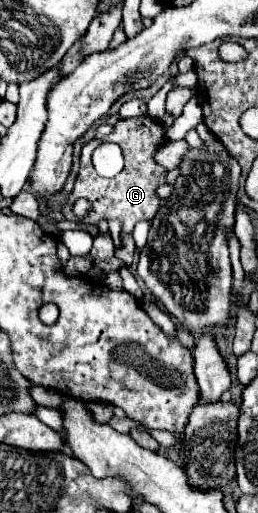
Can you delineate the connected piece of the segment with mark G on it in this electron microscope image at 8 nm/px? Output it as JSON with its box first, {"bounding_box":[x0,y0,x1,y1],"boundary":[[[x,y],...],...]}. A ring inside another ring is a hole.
{"bounding_box":[62,117,168,233],"boundary":[[[132,117],[132,119],[120,119],[112,133],[104,137],[104,141],[112,141],[118,143],[124,151],[124,169],[120,175],[116,175],[114,179],[104,179],[96,173],[94,165],[92,165],[92,151],[100,145],[98,139],[92,139],[88,143],[84,143],[82,151],[80,151],[80,167],[78,167],[78,175],[76,175],[76,183],[72,193],[66,197],[64,205],[62,205],[62,215],[68,221],[76,221],[76,223],[88,223],[88,225],[98,225],[102,219],[118,219],[122,223],[122,233],[132,233],[134,225],[138,221],[150,221],[154,219],[154,215],[158,213],[158,207],[162,205],[162,199],[156,195],[156,187],[166,183],[166,169],[162,165],[156,163],[156,153],[158,149],[168,141],[166,139],[166,129],[162,125],[160,119],[154,117]],[[78,197],[86,197],[94,209],[88,213],[86,219],[76,219],[72,215],[72,205]]]}

